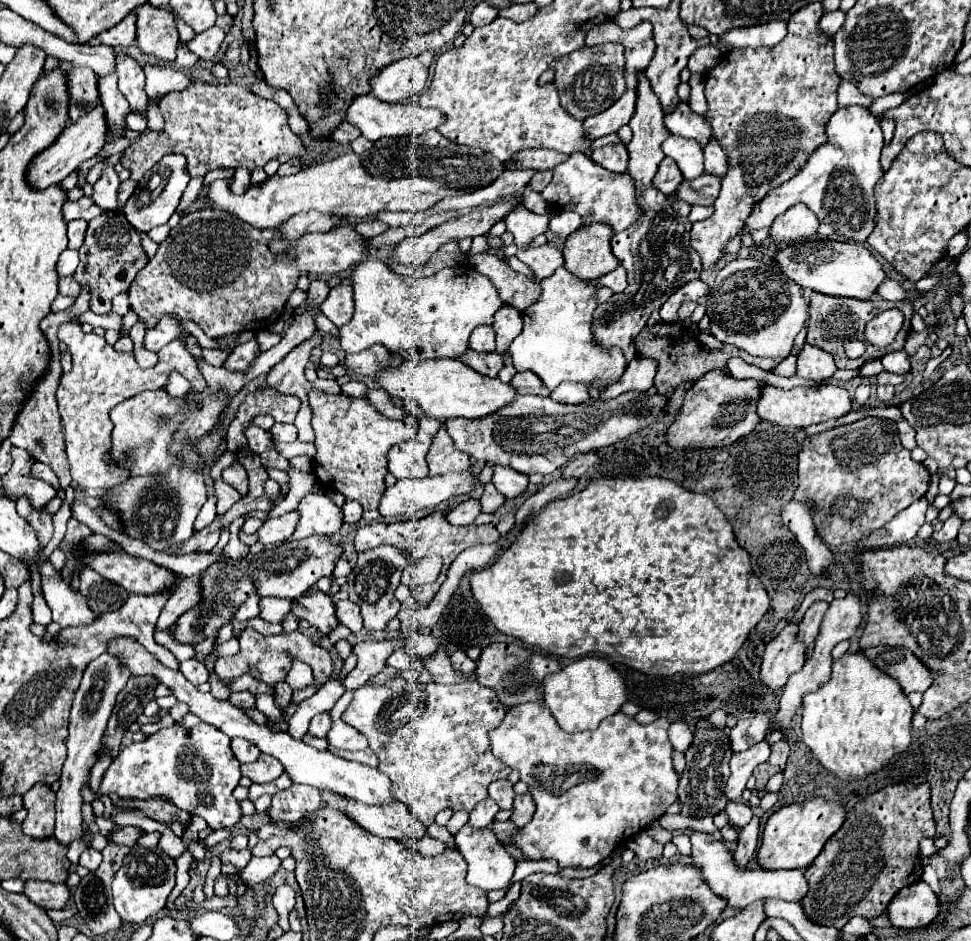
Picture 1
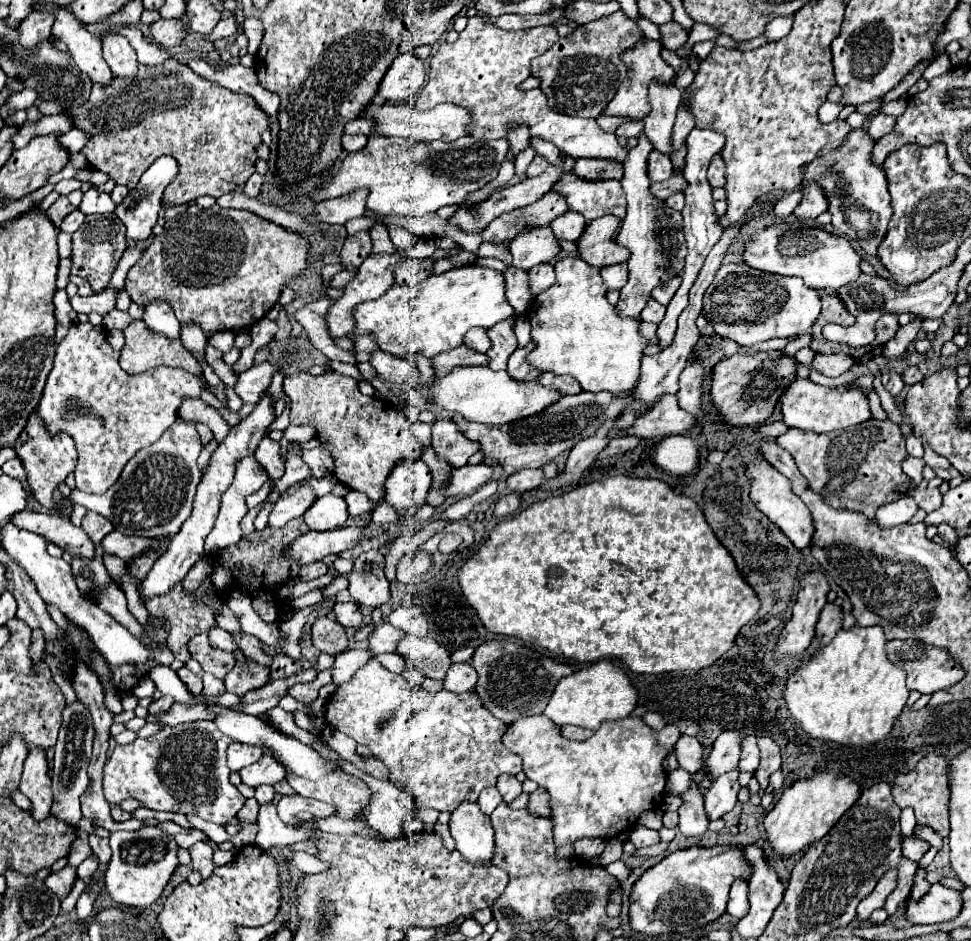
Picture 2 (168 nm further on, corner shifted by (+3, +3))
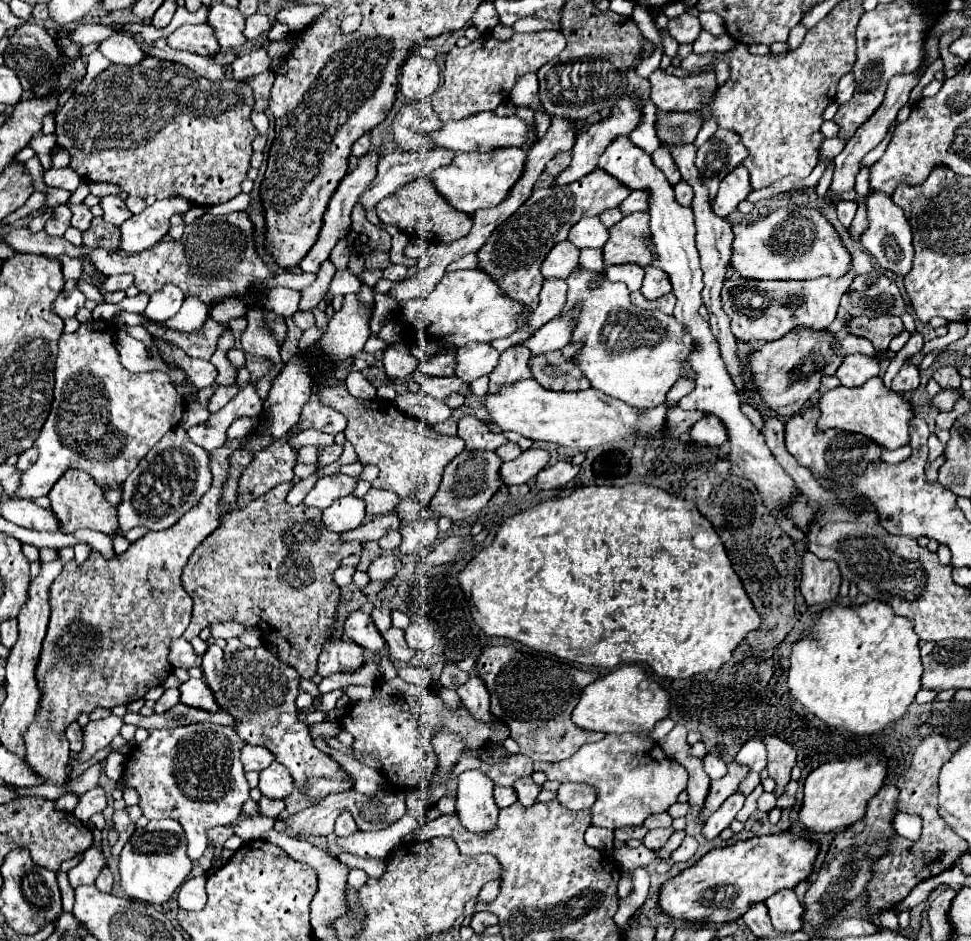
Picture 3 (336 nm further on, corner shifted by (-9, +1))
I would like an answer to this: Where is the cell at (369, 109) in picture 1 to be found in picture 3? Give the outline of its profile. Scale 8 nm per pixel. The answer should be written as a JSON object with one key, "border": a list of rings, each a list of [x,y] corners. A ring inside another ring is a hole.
{"border":[[[482,111],[482,113],[470,115],[470,117],[464,117],[458,121],[448,121],[442,125],[442,129],[428,133],[428,137],[432,139],[432,143],[436,147],[444,147],[444,149],[450,149],[456,153],[460,153],[460,151],[488,151],[494,147],[510,147],[510,145],[520,147],[524,143],[528,143],[528,145],[536,143],[536,131],[530,129],[522,119],[518,119],[516,115],[514,117],[498,117],[492,111]]]}

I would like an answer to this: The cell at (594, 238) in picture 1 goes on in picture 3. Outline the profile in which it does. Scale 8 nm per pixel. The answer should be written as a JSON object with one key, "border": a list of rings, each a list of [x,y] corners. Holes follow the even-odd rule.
{"border":[[[630,213],[620,223],[608,229],[608,241],[602,247],[606,265],[636,263],[648,267],[654,261],[654,255],[644,247],[644,235],[650,233],[648,213]]]}

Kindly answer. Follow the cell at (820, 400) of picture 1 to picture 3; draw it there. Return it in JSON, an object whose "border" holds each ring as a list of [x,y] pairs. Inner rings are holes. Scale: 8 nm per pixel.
{"border":[[[880,377],[866,381],[862,387],[836,387],[820,395],[816,405],[820,409],[818,417],[818,431],[828,429],[842,429],[850,433],[862,433],[872,441],[880,443],[886,449],[898,449],[908,443],[908,421],[914,415],[912,403],[900,399],[894,391],[888,391]]]}

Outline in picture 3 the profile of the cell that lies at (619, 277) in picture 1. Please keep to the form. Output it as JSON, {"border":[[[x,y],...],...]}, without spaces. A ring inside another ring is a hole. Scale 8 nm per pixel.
{"border":[[[612,265],[606,269],[606,279],[622,281],[630,291],[638,291],[642,287],[644,269],[640,265]]]}

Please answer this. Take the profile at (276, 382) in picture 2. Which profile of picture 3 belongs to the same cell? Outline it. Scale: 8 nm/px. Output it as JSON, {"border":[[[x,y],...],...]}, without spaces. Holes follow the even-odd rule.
{"border":[[[317,325],[303,332],[302,337],[299,340],[298,348],[304,350],[315,343],[323,333],[319,330]]]}

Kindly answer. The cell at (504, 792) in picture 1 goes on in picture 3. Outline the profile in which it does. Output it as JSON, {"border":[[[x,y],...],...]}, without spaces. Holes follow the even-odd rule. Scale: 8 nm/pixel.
{"border":[[[524,777],[524,779],[518,779],[514,783],[514,789],[518,793],[518,801],[524,805],[524,807],[530,807],[536,803],[536,797],[540,793],[540,785],[536,785],[532,781],[532,777]]]}

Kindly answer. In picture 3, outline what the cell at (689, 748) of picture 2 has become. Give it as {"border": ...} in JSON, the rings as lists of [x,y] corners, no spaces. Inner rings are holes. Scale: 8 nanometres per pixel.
{"border":[[[706,753],[702,763],[704,763],[704,771],[708,773],[710,779],[720,779],[726,773],[726,763],[722,761],[722,757],[718,757],[714,753]]]}

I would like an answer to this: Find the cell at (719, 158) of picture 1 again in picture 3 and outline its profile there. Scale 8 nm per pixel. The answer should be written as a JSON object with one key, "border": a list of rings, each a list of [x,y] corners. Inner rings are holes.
{"border":[[[738,165],[732,173],[728,173],[718,189],[718,195],[712,203],[712,211],[720,217],[728,217],[740,201],[746,199],[746,195],[752,191],[748,183],[748,171],[744,165]]]}

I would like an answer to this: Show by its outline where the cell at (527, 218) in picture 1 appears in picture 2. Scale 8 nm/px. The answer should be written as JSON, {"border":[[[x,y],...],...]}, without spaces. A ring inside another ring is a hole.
{"border":[[[534,227],[520,233],[510,247],[512,267],[532,269],[540,263],[556,263],[560,255],[560,243],[550,227]]]}

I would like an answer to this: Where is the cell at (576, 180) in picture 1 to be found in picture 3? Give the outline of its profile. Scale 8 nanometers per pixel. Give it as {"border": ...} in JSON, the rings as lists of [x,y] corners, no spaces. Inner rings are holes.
{"border":[[[614,207],[614,209],[604,211],[604,213],[600,215],[600,221],[604,223],[604,227],[612,227],[612,225],[616,225],[616,223],[618,223],[622,217],[624,217],[624,215],[622,215],[620,207]]]}

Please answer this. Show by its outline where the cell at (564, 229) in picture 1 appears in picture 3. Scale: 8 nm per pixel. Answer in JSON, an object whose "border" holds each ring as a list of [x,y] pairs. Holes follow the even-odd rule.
{"border":[[[598,217],[580,219],[568,233],[568,239],[578,247],[602,247],[608,239],[608,229],[600,223]]]}

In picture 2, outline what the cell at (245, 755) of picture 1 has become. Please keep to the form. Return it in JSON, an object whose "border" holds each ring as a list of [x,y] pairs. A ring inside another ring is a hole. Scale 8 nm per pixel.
{"border":[[[232,743],[228,747],[228,767],[232,771],[240,771],[246,765],[256,763],[260,757],[264,755],[262,749],[256,749],[252,745],[240,745],[240,743]]]}

